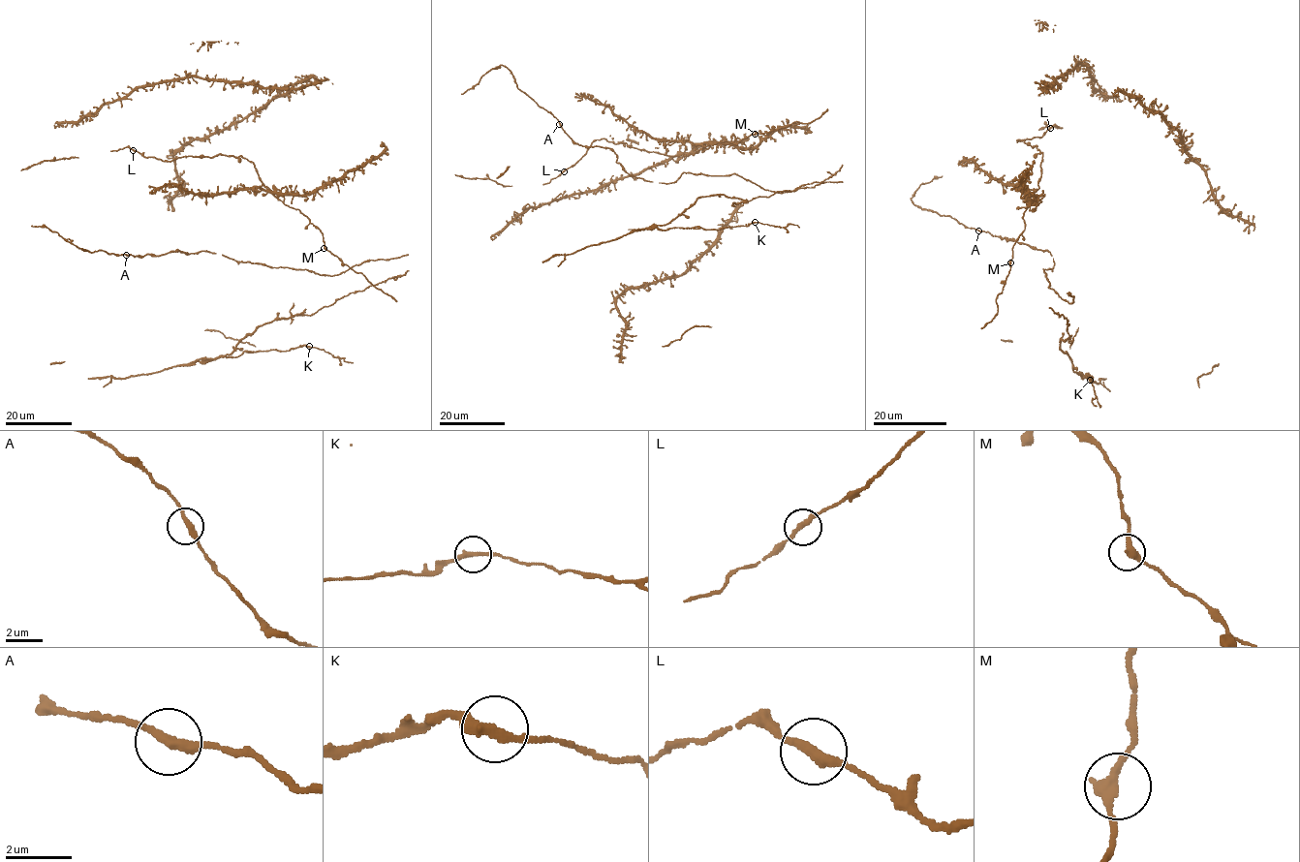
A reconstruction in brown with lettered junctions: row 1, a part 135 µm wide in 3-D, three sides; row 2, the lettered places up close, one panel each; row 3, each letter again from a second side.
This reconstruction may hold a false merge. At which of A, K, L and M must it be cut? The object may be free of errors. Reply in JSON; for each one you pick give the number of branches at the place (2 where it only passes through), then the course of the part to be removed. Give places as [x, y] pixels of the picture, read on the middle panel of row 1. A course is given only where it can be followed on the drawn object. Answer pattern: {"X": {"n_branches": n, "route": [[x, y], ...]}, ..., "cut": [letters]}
{"K": {"n_branches": 2, "route": [[755, 222], [722, 229], [656, 226], [699, 198], [720, 195], [750, 201], [814, 188], [842, 164]]}, "cut": ["K"]}

